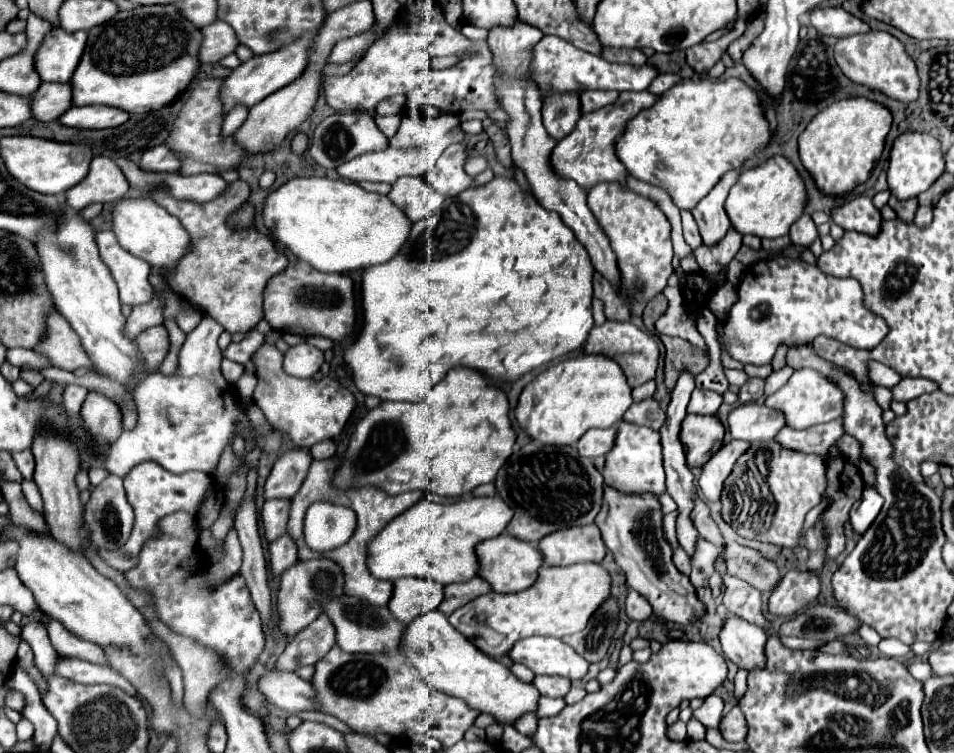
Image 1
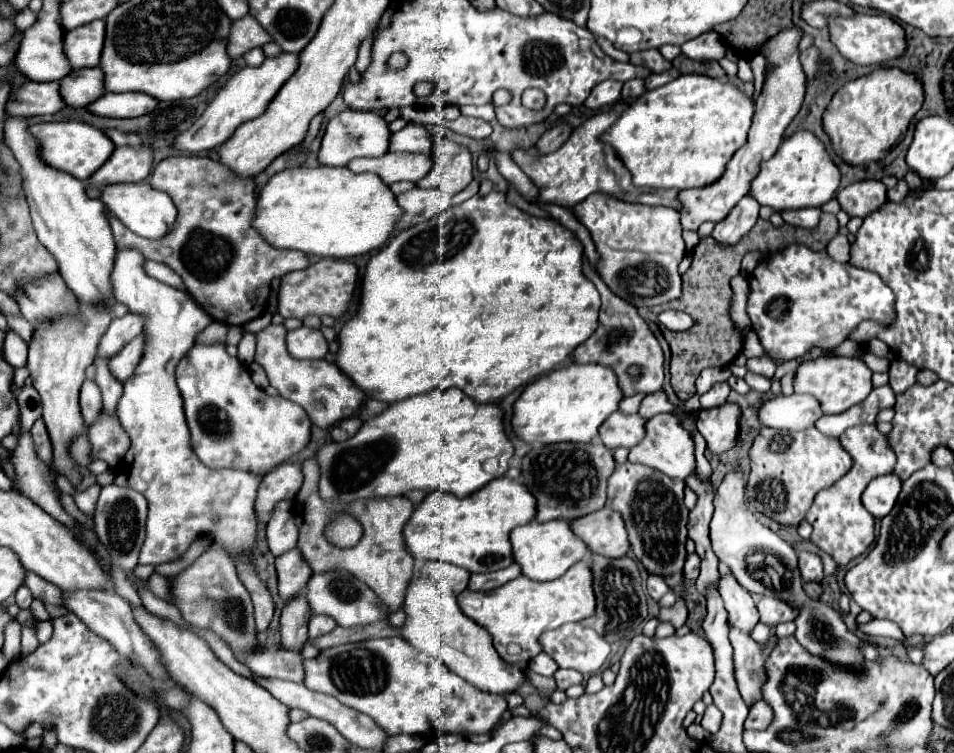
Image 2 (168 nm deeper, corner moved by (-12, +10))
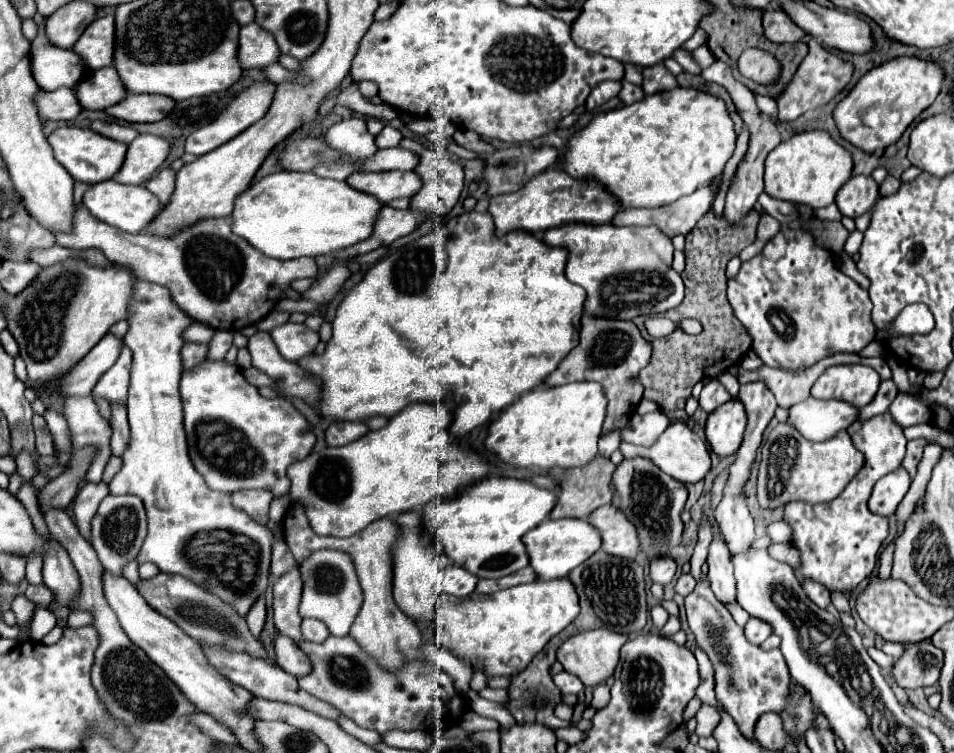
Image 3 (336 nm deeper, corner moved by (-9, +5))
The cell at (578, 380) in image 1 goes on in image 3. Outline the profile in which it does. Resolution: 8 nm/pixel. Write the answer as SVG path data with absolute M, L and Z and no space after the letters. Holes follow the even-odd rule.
M573 382L557 388L535 388L515 400L489 426L485 448L501 462L523 468L579 468L597 456L607 398L595 382Z

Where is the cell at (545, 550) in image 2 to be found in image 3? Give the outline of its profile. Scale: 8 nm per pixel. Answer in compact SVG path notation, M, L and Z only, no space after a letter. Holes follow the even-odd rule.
M547 518L543 524L527 532L523 542L531 558L531 568L535 570L539 580L553 580L567 576L573 568L583 564L591 554L595 554L601 548L599 530L595 530L587 520L581 518L561 518L561 520Z

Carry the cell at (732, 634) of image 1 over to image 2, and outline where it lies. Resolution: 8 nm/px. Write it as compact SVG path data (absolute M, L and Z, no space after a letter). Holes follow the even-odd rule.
M732 575L722 577L720 595L724 597L724 607L728 611L728 623L732 627L738 627L740 631L746 631L746 635L750 635L752 629L760 621L752 595L746 589L742 589L740 583L736 583Z

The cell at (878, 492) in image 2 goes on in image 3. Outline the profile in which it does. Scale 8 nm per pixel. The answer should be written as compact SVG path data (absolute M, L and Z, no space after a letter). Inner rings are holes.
M899 466L895 472L883 476L875 484L873 494L869 498L871 512L881 514L881 516L893 516L899 502L905 498L909 484L911 484L911 476L903 466Z

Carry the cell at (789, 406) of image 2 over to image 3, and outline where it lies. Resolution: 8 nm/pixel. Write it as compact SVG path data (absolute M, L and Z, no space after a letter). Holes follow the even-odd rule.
M807 398L789 408L789 422L811 442L823 442L847 430L859 418L859 408L843 400Z

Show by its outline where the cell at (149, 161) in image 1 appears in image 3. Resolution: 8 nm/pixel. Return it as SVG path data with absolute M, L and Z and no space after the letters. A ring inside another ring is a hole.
M257 82L257 84L251 84L251 86L249 86L247 90L243 90L211 124L207 124L207 126L203 126L203 128L199 128L199 130L195 130L193 134L187 136L187 140L185 140L185 152L195 154L195 156L203 156L203 154L207 154L207 152L219 148L221 144L229 142L231 138L235 138L237 134L241 134L245 128L249 128L249 126L255 124L257 120L261 120L261 118L267 114L267 110L269 110L269 104L271 104L271 100L273 100L273 96L275 96L275 88L277 88L277 86L271 84L271 82Z

